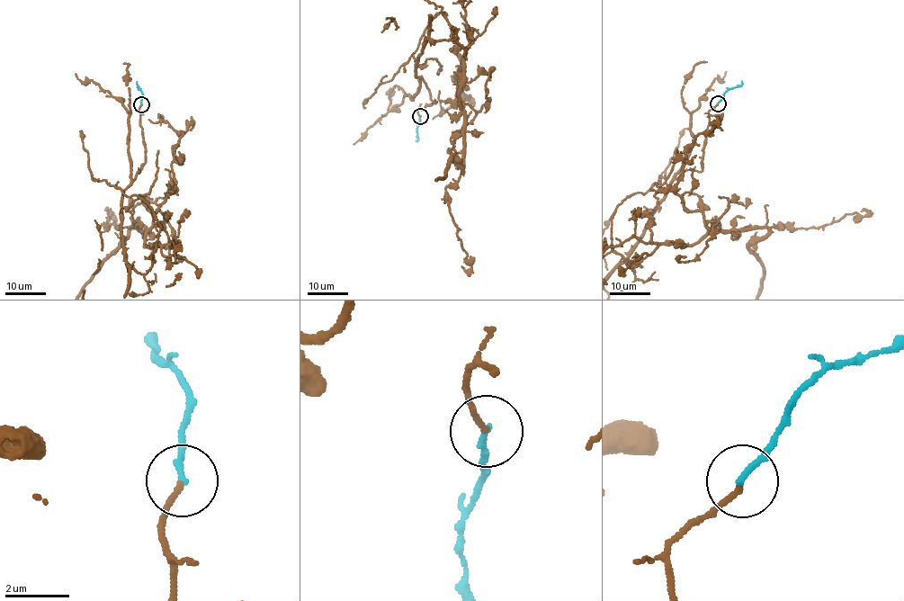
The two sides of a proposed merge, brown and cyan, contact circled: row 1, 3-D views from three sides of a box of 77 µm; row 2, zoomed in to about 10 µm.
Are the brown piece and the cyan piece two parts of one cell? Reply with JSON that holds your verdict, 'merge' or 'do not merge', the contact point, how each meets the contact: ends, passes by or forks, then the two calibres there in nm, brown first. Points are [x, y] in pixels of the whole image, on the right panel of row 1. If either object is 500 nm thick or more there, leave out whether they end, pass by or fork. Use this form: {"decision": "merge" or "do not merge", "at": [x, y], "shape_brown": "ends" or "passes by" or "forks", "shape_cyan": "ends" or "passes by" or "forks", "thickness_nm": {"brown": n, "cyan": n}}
{"decision": "merge", "at": [718, 103], "shape_brown": "ends", "shape_cyan": "ends", "thickness_nm": {"brown": 170, "cyan": 190}}

